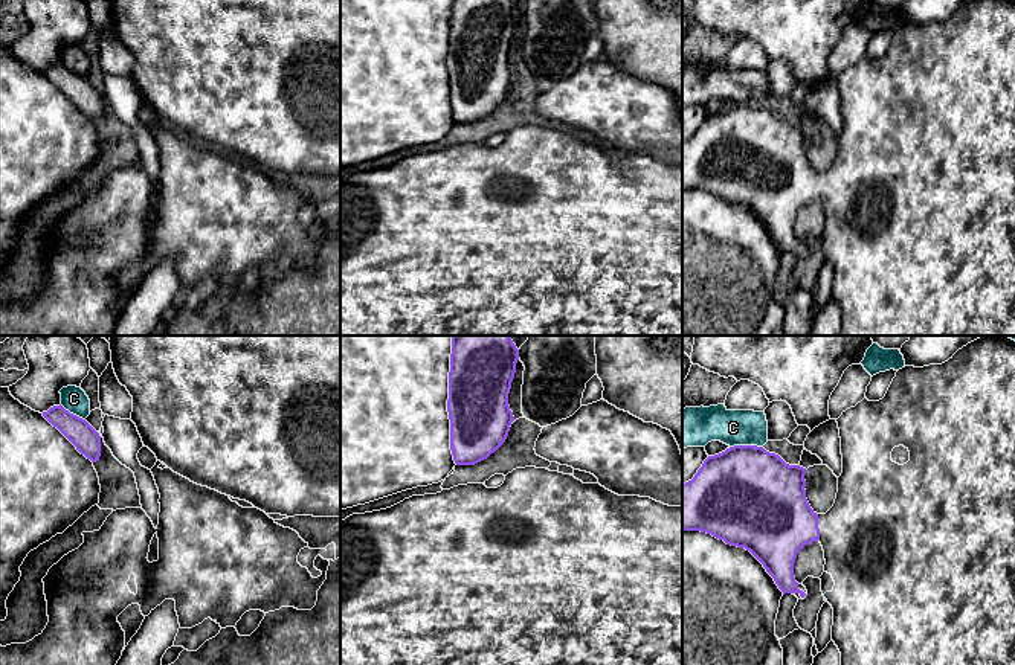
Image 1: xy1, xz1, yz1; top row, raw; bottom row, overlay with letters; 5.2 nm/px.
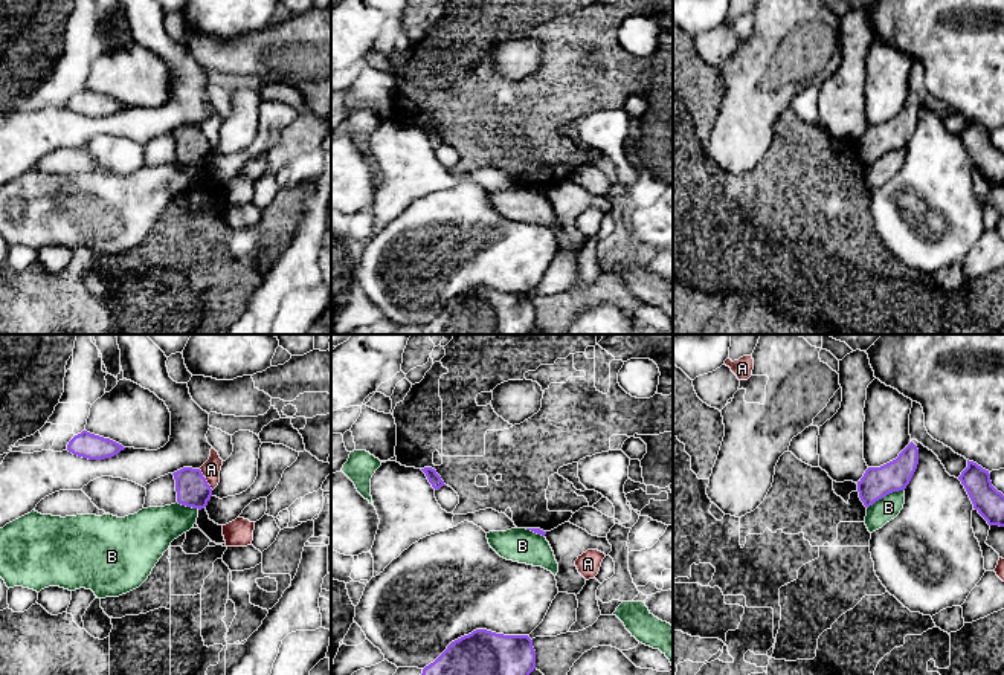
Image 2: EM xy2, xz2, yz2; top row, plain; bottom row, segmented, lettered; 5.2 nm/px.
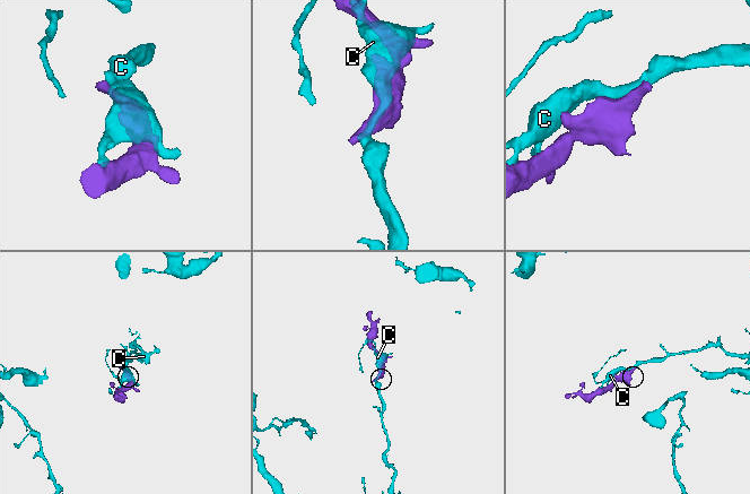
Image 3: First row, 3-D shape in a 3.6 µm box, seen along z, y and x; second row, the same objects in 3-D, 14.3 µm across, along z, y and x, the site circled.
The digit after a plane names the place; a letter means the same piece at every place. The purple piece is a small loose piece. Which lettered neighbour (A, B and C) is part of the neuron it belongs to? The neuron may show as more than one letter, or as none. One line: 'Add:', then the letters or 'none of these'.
Add: none of these

